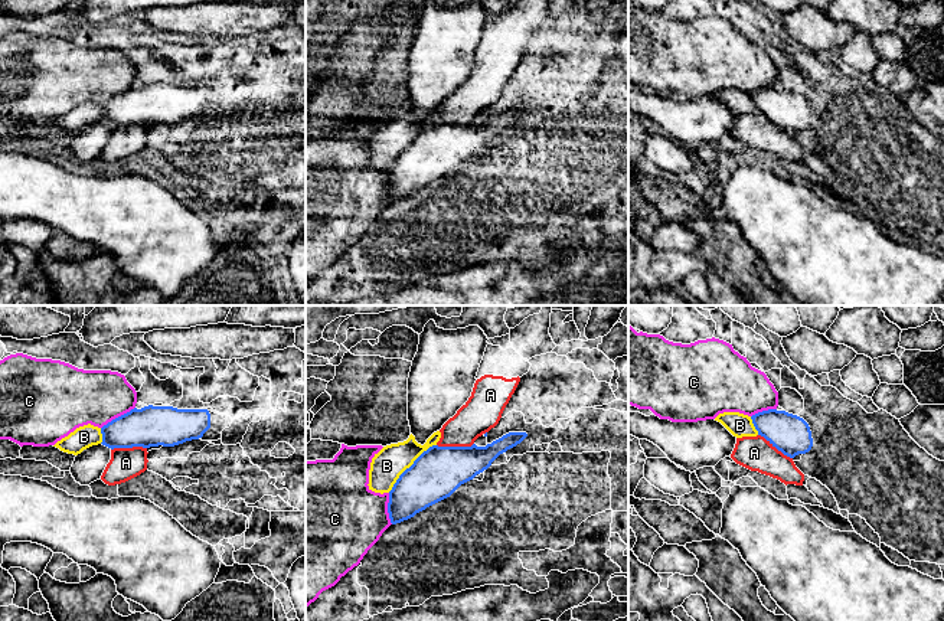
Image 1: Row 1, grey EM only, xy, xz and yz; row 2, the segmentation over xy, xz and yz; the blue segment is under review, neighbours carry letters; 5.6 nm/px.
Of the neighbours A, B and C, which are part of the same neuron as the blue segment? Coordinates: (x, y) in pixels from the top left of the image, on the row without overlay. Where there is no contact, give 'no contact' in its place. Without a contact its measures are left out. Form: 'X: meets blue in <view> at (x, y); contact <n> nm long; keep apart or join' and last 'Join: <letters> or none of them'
A: meets blue in xz at (454, 124); contact 200 nm long; keep apart
B: meets blue in xz at (411, 143); contact 380 nm long; keep apart
C: meets blue in xy at (118, 94); contact 220 nm long; keep apart
Join: none of them

